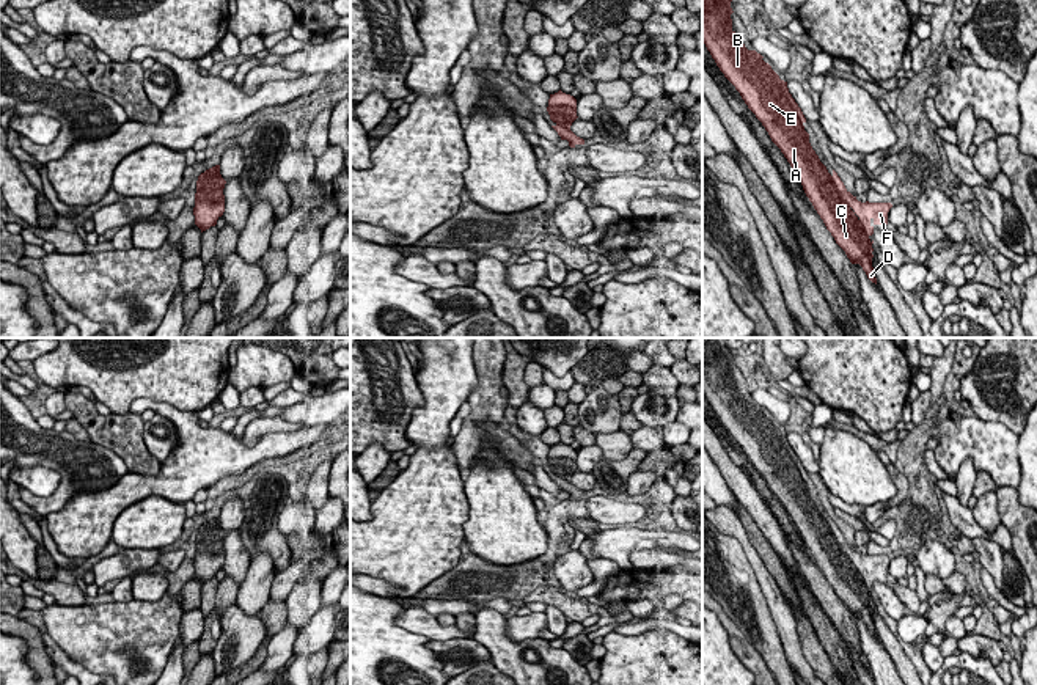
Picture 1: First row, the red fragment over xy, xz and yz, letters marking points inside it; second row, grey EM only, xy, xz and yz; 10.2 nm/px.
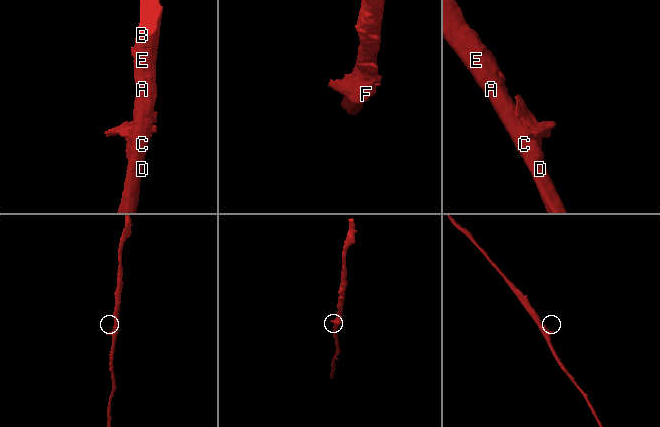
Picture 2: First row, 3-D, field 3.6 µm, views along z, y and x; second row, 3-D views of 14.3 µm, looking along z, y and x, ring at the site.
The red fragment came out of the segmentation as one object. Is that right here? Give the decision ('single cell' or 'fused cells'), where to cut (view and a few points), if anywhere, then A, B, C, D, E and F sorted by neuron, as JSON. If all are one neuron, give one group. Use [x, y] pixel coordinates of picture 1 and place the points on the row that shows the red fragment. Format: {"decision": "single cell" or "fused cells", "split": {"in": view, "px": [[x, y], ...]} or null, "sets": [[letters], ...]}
{"decision": "single cell", "split": null, "sets": [["A", "B", "C", "D", "E", "F"]]}

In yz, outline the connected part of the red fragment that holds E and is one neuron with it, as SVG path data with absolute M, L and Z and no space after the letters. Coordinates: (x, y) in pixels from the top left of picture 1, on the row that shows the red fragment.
M702 0L702 42L790 163L836 244L877 284L872 267L874 240L869 237L875 225L888 225L892 204L861 203L834 170L828 173L809 143L803 126L806 118L789 93L787 82L779 79L760 53L748 50L732 30L731 2Z

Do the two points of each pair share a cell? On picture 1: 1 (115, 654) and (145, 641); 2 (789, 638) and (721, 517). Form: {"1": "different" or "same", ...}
{"1": "same", "2": "same"}

